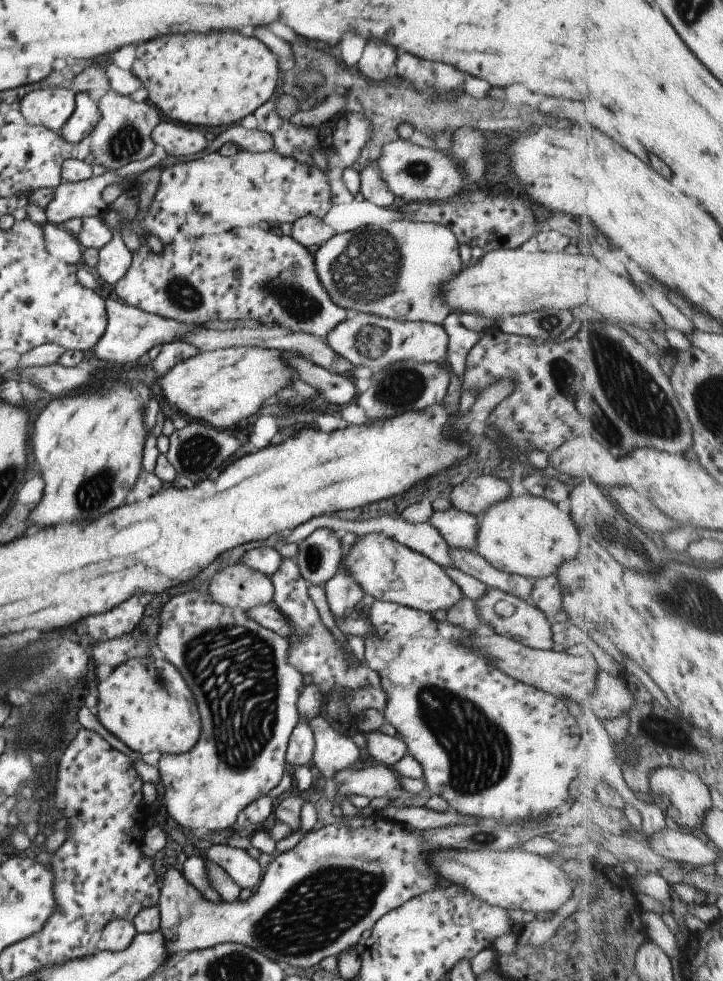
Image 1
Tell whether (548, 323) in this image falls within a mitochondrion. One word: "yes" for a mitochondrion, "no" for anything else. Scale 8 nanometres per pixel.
yes

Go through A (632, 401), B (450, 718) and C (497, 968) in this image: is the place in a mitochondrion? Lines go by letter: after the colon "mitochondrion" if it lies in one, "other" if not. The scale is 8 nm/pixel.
A: mitochondrion
B: mitochondrion
C: other

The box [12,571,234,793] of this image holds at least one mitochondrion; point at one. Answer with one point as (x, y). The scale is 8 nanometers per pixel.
(32, 710)

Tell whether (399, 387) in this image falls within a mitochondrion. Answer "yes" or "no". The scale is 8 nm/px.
yes

